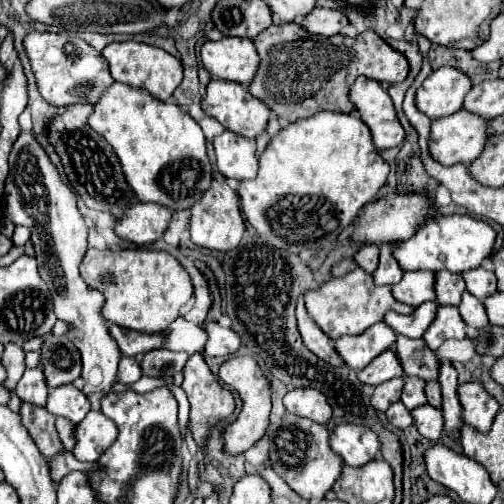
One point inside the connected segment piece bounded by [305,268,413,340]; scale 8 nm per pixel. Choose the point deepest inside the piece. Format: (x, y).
(348, 305)

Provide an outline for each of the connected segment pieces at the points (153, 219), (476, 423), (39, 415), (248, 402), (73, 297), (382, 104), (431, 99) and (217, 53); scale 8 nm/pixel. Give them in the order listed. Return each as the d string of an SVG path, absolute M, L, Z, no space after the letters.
M133 204L115 222L115 234L133 244L151 244L163 238L171 212L159 204Z
M463 384L459 386L459 402L463 408L463 422L477 428L479 432L487 432L499 412L499 404L493 396L489 396L481 384Z
M21 404L21 420L27 428L31 440L39 448L39 452L45 456L47 464L55 452L65 452L59 434L55 432L55 416L51 416L47 410L37 408L33 404Z
M237 356L237 358L231 358L231 360L223 362L221 368L219 368L219 378L227 388L237 390L241 400L243 400L243 408L241 408L239 416L235 418L235 422L229 422L223 428L223 450L229 456L237 456L237 454L247 452L251 446L255 446L267 430L269 412L271 412L269 380L263 376L261 368L257 366L257 362L251 356Z
M21 134L11 150L9 156L9 176L7 176L7 184L5 184L5 198L3 198L3 210L5 216L15 224L15 226L27 226L31 230L31 242L35 248L35 258L39 264L39 274L43 278L43 282L47 284L47 288L51 290L53 296L53 312L59 320L69 322L69 330L67 330L67 338L77 346L77 350L81 352L83 358L83 380L85 380L85 394L105 394L111 390L115 376L117 376L117 364L121 358L121 352L115 344L115 340L111 340L109 332L107 332L107 322L101 316L101 306L103 306L103 294L99 294L97 290L89 290L87 284L83 282L81 274L79 274L79 264L85 256L87 250L87 224L83 220L83 216L77 210L77 198L75 194L69 190L69 186L63 184L57 168L51 164L51 160L47 158L45 150L35 142L33 134Z
M359 76L349 90L351 102L355 102L355 110L359 118L367 124L373 136L373 144L377 150L399 146L405 138L405 132L395 116L393 102L387 90L381 88L377 80L369 80Z
M443 66L431 72L417 90L415 106L431 120L451 116L461 110L465 94L471 90L471 80L457 68Z
M221 38L219 42L207 40L201 46L201 62L213 78L231 80L247 86L259 66L253 40L249 38Z

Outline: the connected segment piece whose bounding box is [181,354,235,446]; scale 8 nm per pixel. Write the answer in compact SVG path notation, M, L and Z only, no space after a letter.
M193 354L193 356L187 360L187 364L185 364L185 368L183 368L183 376L185 376L187 384L181 384L181 388L185 390L187 400L189 400L189 404L191 404L191 414L189 414L189 418L191 418L191 432L193 432L195 442L197 442L199 446L205 446L209 426L213 426L213 424L225 420L225 418L235 410L235 402L233 402L233 396L231 396L225 388L221 388L221 386L217 384L215 376L211 374L211 370L209 370L209 366L205 364L205 360L203 360L201 354Z

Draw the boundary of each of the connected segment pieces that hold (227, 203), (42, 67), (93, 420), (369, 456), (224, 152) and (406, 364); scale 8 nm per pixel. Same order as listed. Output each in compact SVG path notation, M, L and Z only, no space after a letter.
M213 180L211 188L203 194L201 202L197 202L191 210L191 240L193 244L217 252L229 252L231 248L237 248L241 242L241 236L245 232L245 220L239 210L239 196L235 190L231 190L225 182Z
M29 32L23 40L25 52L31 60L31 70L37 78L39 94L51 106L69 106L77 102L95 104L99 96L111 86L109 64L103 60L93 46L73 34L51 34L51 32Z
M91 410L89 416L79 426L75 426L75 446L71 452L81 462L95 462L103 448L109 448L115 438L117 426L111 424L103 412Z
M339 424L331 432L329 444L347 466L363 466L375 460L381 446L377 434L359 424Z
M225 130L213 138L217 168L227 178L245 180L257 174L255 140L247 140L235 132Z
M397 336L395 354L403 366L403 372L409 376L419 376L423 380L437 380L439 358L433 350L427 348L425 340L411 340L405 336Z

